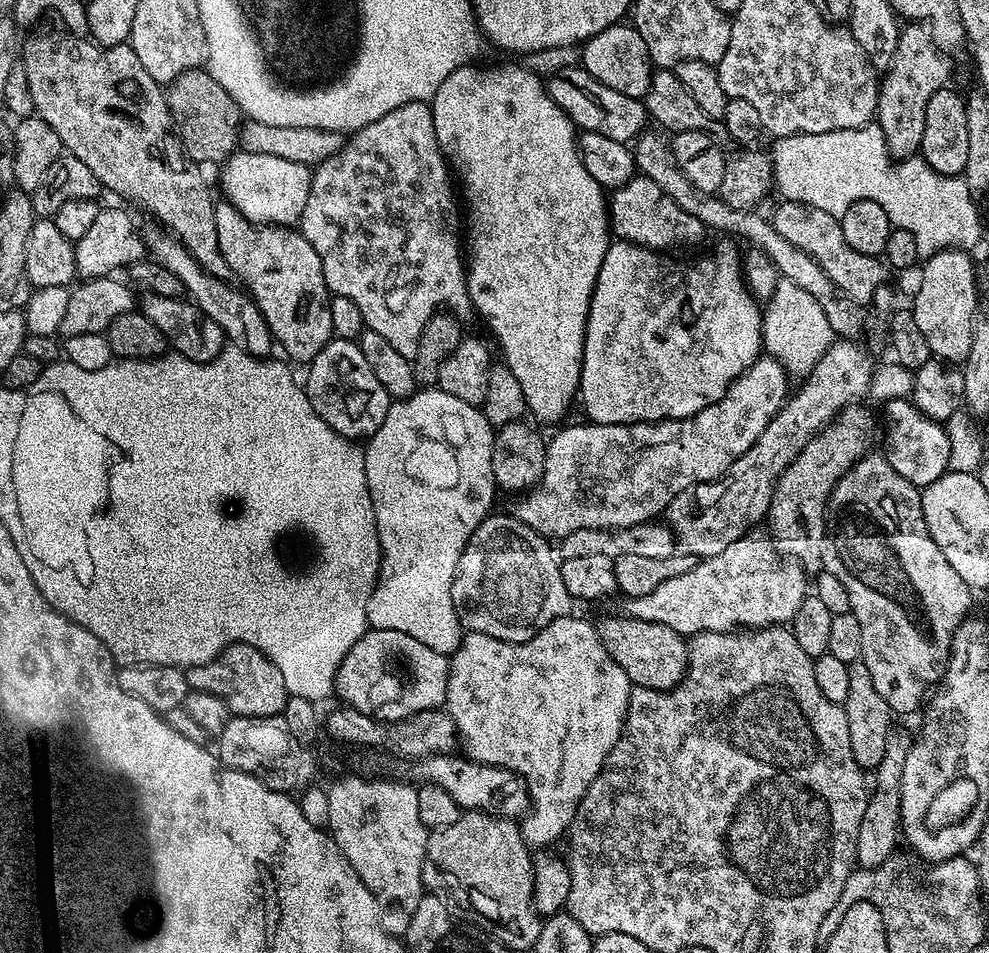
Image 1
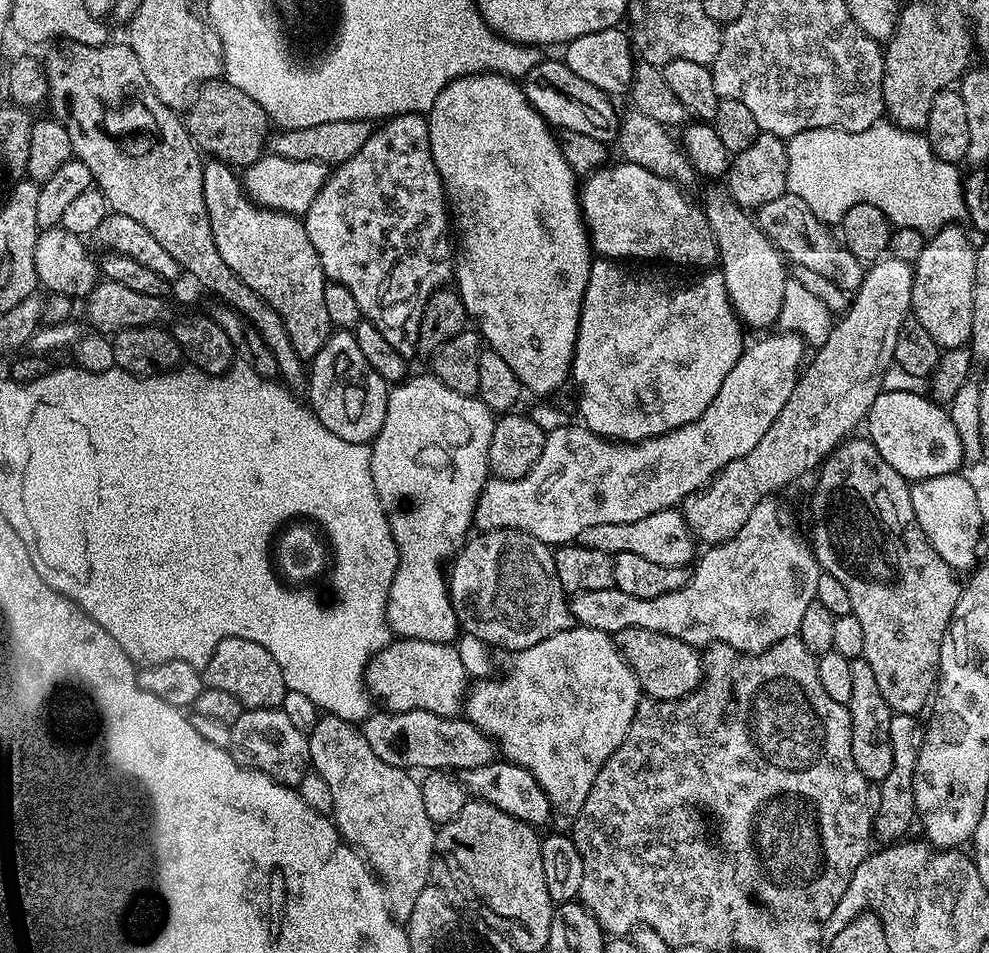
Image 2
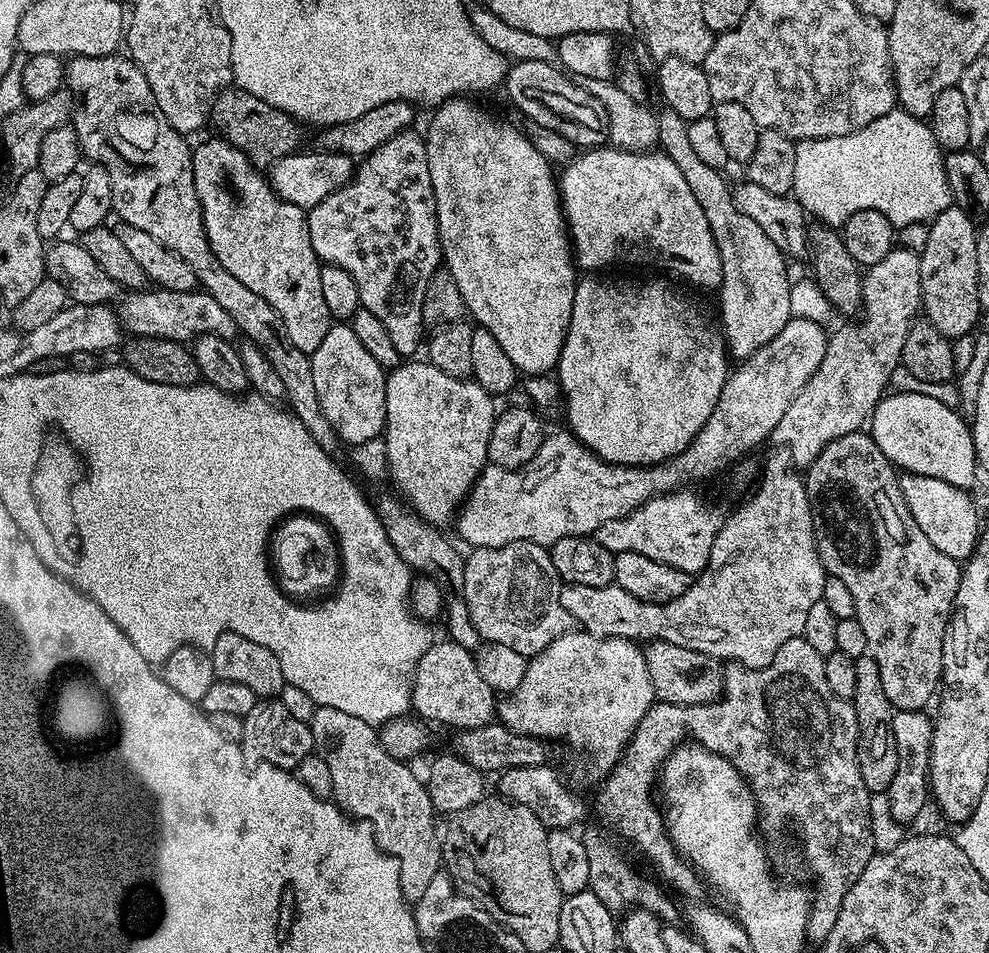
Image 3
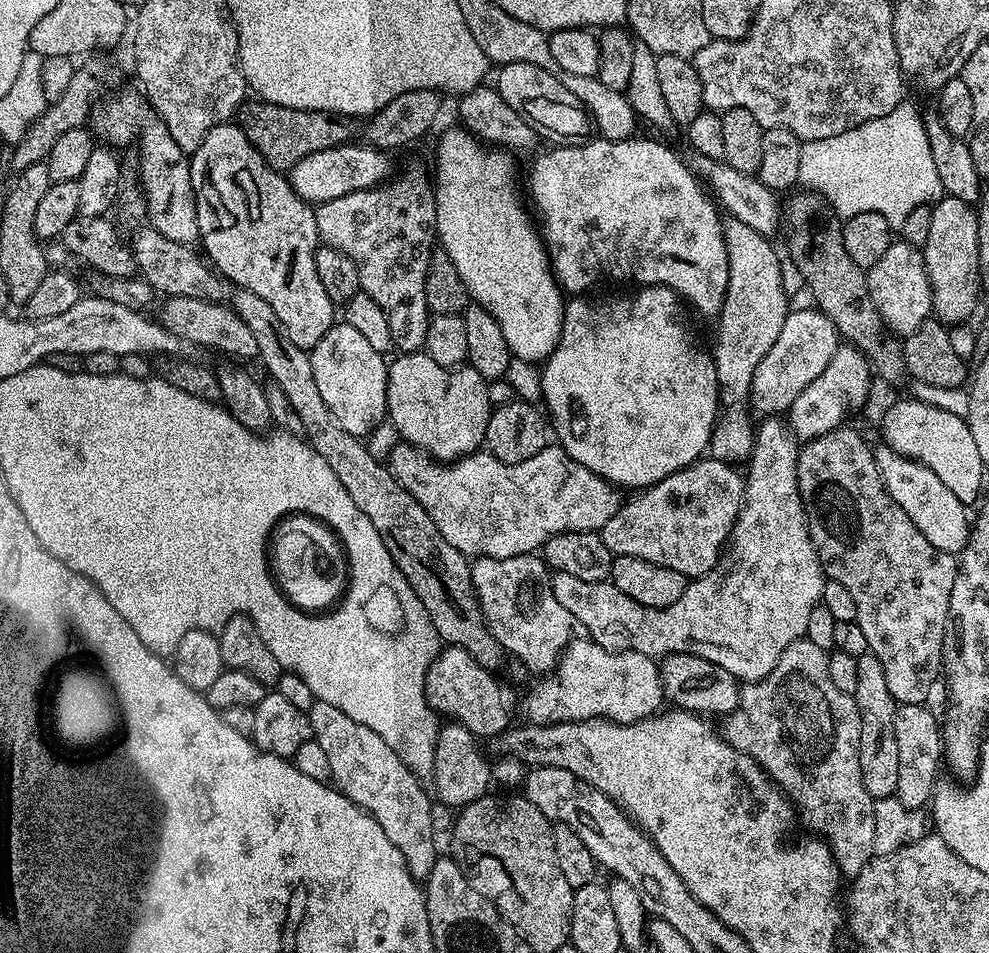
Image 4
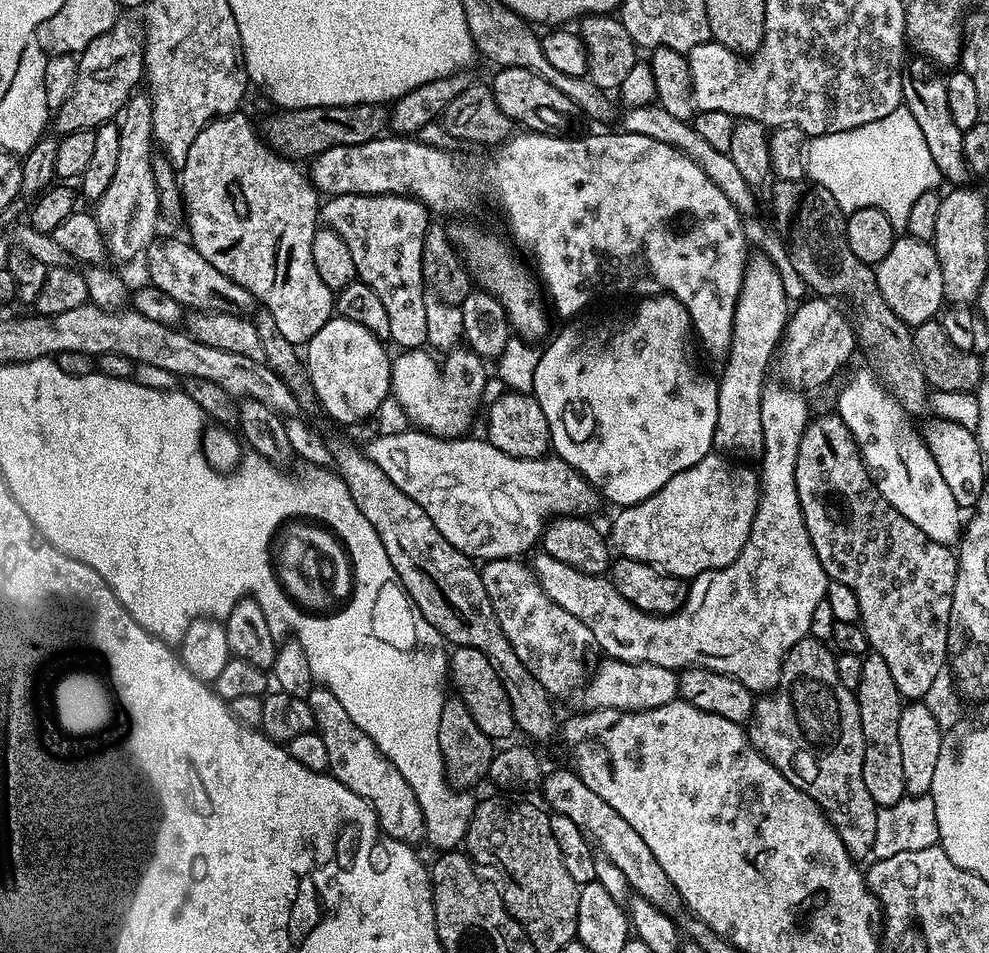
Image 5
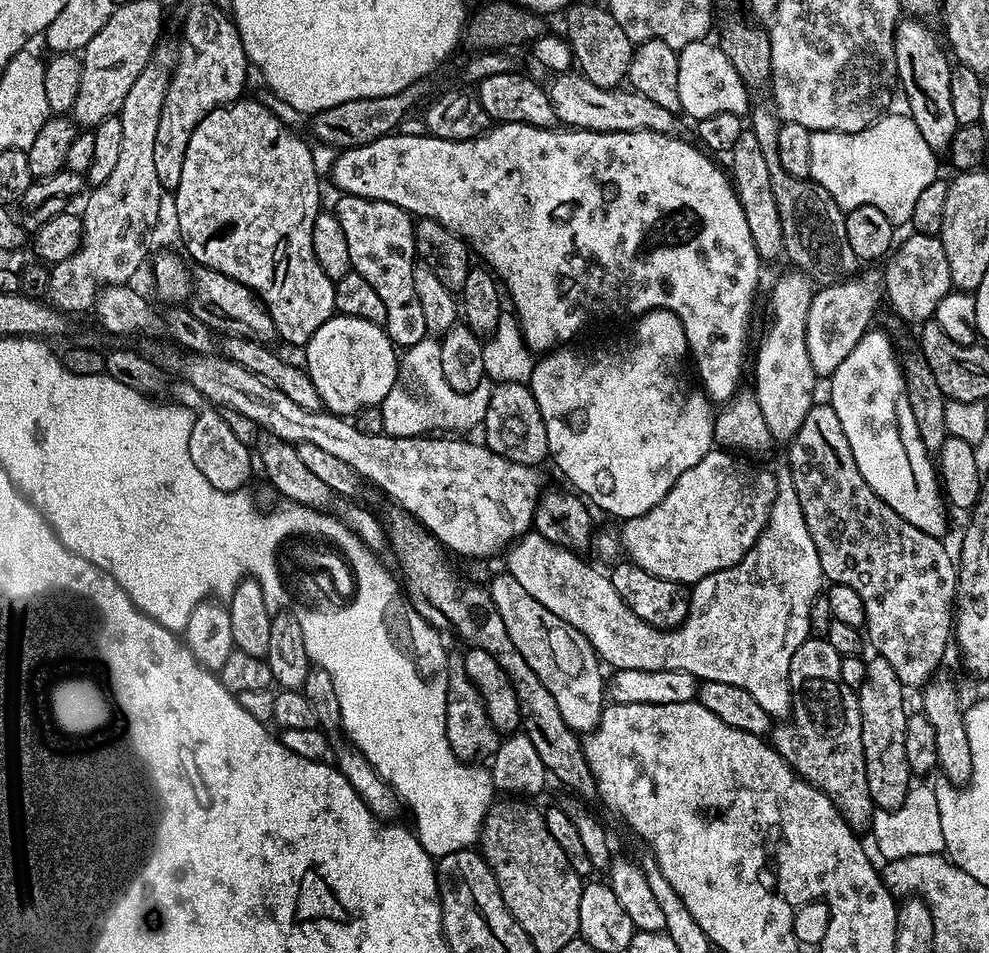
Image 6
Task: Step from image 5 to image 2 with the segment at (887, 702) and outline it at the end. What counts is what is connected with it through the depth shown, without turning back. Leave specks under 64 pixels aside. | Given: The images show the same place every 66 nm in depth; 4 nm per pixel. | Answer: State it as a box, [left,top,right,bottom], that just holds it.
[848,660,894,782]

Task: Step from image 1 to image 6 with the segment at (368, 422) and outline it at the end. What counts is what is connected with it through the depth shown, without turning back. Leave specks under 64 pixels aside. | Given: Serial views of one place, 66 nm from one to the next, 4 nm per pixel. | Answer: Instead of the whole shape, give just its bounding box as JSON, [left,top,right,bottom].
[302,314,398,418]

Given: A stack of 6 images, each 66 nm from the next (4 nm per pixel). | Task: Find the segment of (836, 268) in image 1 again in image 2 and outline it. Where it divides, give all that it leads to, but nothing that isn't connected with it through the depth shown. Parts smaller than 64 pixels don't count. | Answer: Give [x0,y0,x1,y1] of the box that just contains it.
[754,192,865,294]

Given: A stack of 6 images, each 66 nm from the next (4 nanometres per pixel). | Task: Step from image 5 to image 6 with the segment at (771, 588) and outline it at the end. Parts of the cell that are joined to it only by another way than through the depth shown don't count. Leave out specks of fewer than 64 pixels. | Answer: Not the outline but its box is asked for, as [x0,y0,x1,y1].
[506,270,826,718]

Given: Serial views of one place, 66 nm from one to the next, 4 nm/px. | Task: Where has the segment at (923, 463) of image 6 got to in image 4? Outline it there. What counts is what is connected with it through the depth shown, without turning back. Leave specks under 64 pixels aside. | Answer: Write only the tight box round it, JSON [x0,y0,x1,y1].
[875,446,970,554]

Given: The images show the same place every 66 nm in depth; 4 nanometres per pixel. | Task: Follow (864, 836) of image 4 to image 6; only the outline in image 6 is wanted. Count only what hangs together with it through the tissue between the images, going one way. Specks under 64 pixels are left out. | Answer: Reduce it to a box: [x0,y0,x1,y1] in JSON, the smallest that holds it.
[770,638,874,830]

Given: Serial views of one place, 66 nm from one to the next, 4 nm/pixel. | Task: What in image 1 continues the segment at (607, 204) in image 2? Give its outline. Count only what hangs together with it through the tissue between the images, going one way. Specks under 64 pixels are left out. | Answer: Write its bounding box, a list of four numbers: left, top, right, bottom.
[610,174,706,250]

